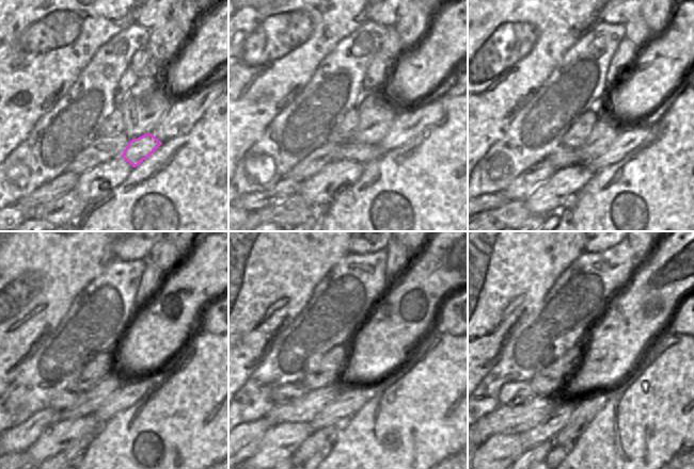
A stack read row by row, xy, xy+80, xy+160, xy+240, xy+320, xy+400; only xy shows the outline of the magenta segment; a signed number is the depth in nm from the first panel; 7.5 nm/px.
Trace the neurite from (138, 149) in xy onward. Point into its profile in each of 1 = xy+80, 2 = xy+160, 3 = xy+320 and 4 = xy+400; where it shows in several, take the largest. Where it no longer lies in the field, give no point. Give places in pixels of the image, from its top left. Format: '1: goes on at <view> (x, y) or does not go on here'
1: goes on at xy+80 (359, 152)
2: goes on at xy+160 (563, 157)
3: goes on at xy+320 (288, 393)
4: goes on at xy+400 (514, 392)

